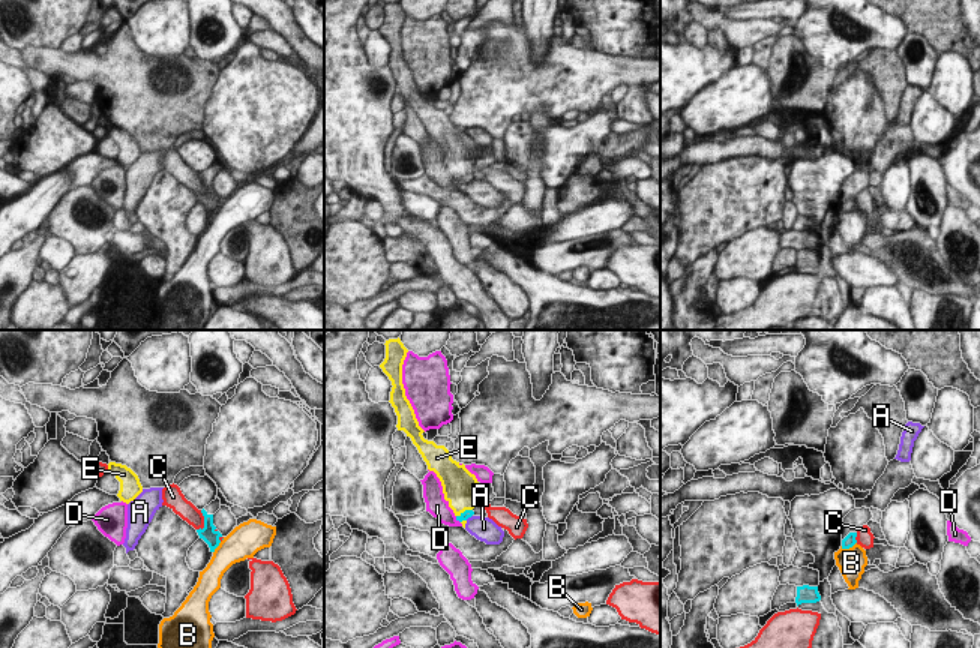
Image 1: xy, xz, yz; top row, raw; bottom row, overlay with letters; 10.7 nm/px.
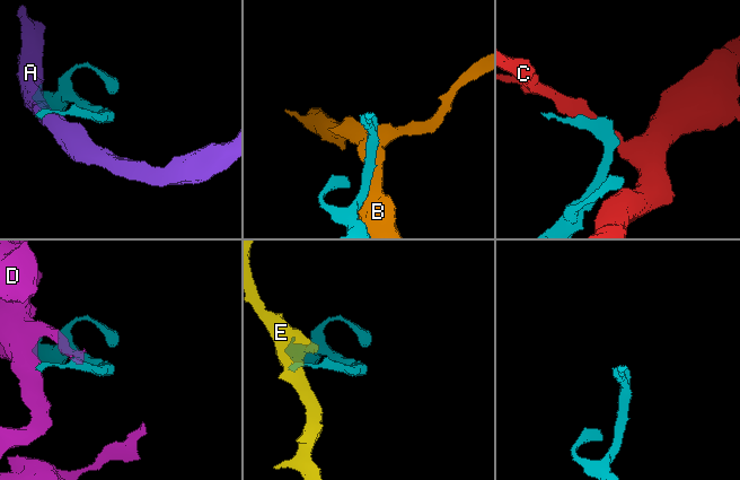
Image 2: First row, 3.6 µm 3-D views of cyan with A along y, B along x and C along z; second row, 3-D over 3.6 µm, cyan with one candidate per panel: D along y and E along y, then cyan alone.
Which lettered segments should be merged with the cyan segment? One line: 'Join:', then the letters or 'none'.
Join: none

